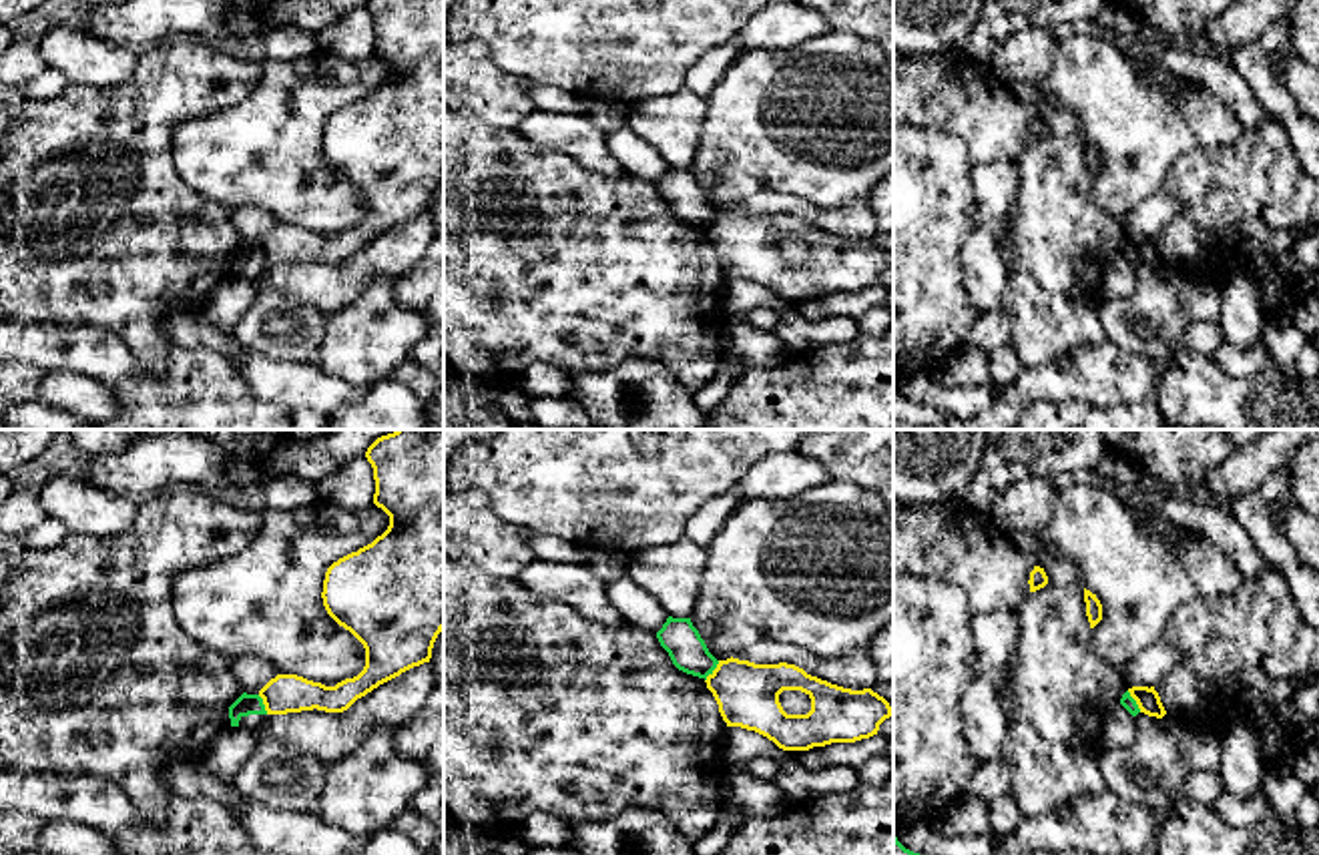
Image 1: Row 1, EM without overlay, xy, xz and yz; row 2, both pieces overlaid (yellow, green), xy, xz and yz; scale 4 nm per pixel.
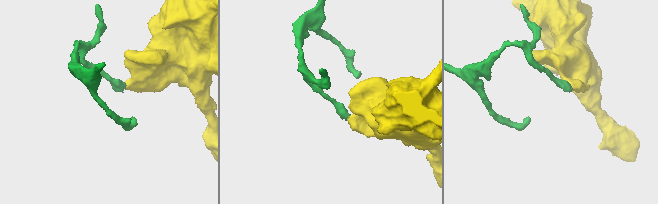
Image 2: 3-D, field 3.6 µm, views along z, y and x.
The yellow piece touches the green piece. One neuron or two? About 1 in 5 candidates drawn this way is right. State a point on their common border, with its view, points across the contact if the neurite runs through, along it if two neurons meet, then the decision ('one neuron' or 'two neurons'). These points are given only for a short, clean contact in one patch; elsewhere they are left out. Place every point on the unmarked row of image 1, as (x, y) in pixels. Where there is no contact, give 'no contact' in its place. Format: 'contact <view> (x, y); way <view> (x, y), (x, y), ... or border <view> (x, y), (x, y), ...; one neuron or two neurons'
contact xz (713, 221); border xz (719, 211), (705, 231); two neurons

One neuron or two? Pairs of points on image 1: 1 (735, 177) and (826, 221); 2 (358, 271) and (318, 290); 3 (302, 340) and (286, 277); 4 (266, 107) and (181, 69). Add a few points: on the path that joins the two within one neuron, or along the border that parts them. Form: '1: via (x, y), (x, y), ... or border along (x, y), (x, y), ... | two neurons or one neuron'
1: border along (816, 205), (798, 197), (745, 195), (733, 207) | two neurons
2: via (348, 279), (328, 286) | one neuron
3: border along (266, 265), (268, 286), (300, 296), (324, 314) | two neurons
4: border along (261, 63), (257, 83), (243, 97), (201, 119) | two neurons

